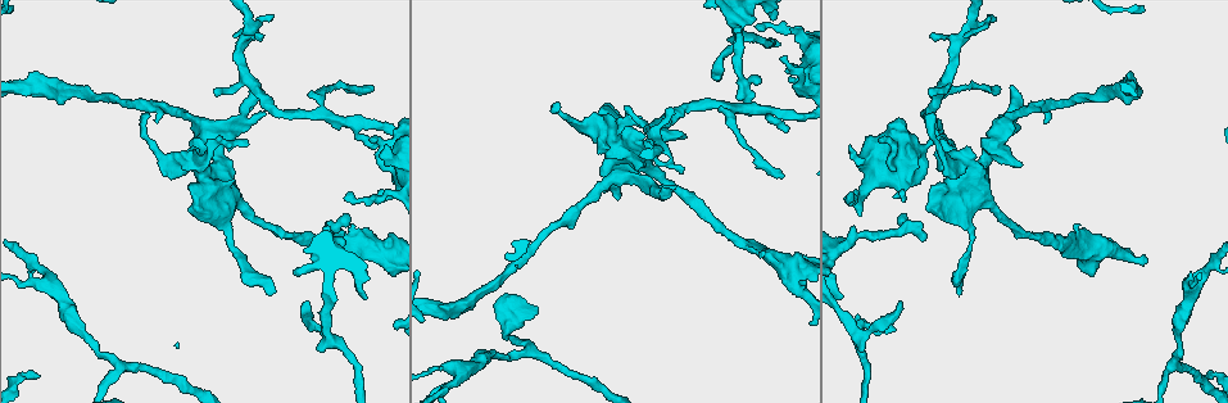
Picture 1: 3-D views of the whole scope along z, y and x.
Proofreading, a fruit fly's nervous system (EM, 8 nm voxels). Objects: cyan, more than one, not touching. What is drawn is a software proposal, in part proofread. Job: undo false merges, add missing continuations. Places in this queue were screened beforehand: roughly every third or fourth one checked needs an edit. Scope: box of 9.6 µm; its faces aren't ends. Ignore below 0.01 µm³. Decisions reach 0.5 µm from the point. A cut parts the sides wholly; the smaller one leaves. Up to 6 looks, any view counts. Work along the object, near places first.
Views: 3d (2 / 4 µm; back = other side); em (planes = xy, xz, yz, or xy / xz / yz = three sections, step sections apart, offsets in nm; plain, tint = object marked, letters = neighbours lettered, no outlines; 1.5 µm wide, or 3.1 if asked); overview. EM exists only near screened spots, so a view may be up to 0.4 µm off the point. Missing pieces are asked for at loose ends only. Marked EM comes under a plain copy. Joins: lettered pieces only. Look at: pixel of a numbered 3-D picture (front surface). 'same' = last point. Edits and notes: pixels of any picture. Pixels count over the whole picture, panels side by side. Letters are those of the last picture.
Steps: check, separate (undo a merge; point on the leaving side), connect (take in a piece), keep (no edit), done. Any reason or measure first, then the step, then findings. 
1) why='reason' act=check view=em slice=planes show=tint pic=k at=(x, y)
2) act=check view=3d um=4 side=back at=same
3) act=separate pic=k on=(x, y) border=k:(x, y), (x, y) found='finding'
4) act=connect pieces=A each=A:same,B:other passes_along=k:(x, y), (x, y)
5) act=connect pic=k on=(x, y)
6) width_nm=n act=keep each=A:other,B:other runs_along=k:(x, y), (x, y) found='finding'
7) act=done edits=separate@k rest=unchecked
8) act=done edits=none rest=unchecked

why='an open end' act=check view=em slice=xy step=4 show=tint pic=1 at=(374, 146)

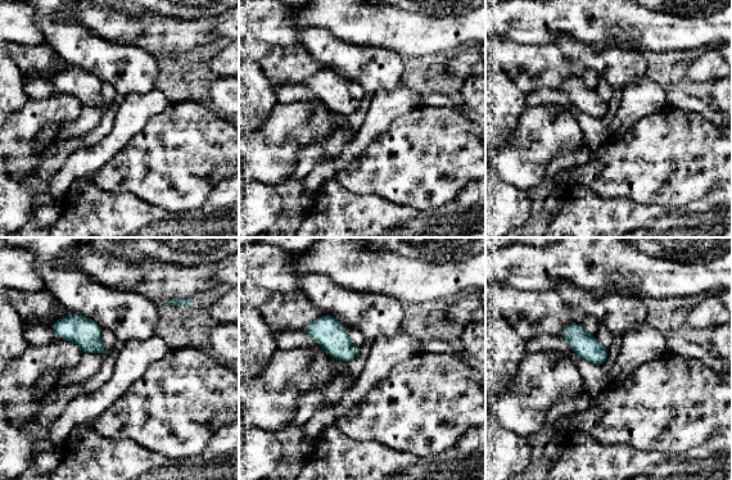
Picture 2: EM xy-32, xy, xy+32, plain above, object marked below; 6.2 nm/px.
act=check view=em slice=xz step=4 show=letters at=same

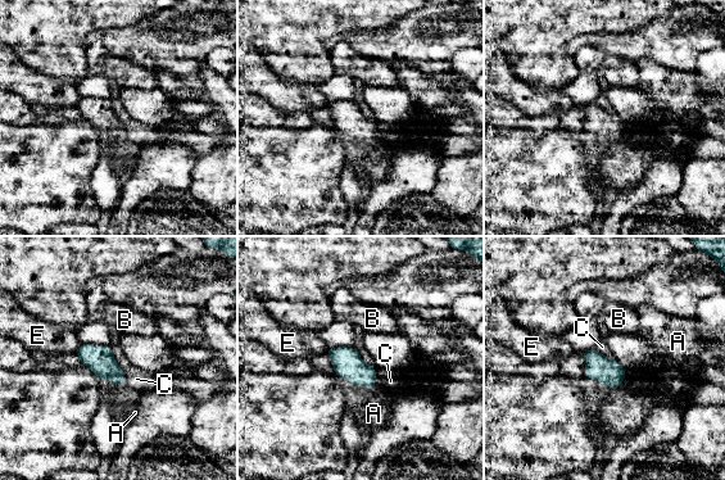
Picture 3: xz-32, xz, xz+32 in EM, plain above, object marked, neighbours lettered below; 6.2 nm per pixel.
act=keep each=A:other,B:other,C:other,E:other border=3:(625, 380), (608, 389) found='no lettered piece goes on from it'

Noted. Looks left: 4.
why='branch stops here' act=check view=3d um=2 pic=1 at=(795, 26)

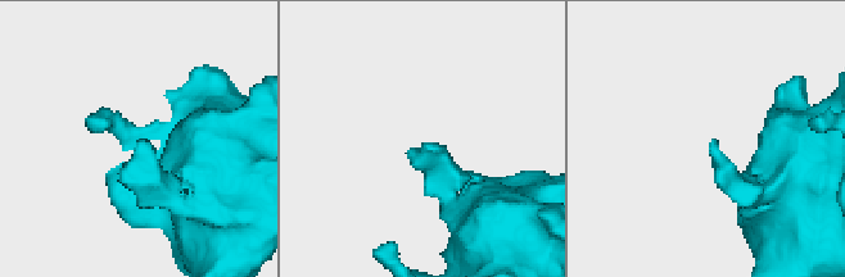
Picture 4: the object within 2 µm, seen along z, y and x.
act=check view=em slice=yz step=4 show=tint pic=4 at=(137, 142)

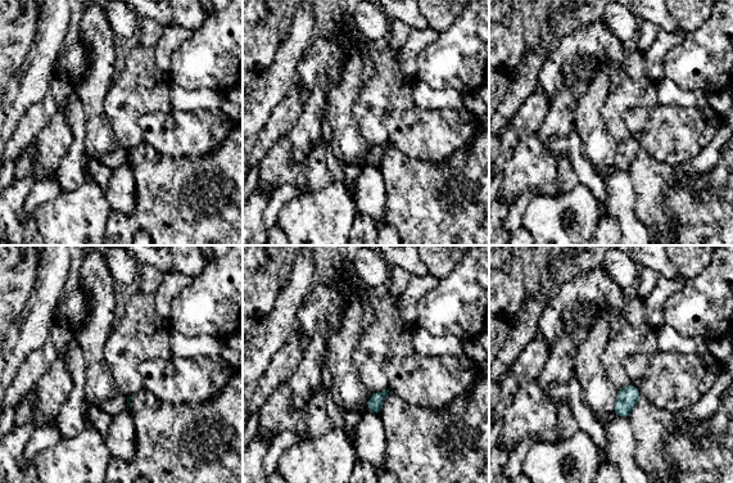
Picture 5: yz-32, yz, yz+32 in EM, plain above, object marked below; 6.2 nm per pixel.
why='another direction' act=check view=em slice=planes show=letters at=same

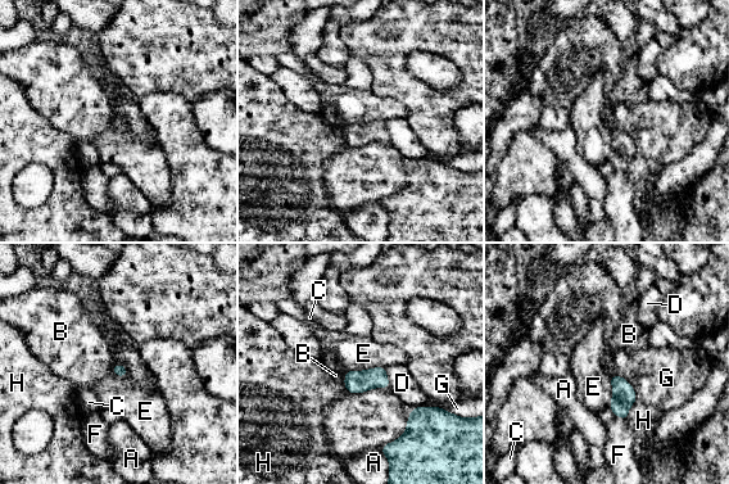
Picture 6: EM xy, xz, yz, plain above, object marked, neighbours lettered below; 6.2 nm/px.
act=keep each=A:other,B:other,C:other,D:other,E:other,F:other,G:other,H:other border=6:(347, 371), (343, 383) found='no lettered piece goes on from it'

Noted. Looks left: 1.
act=done edits=none rest=unchecked

